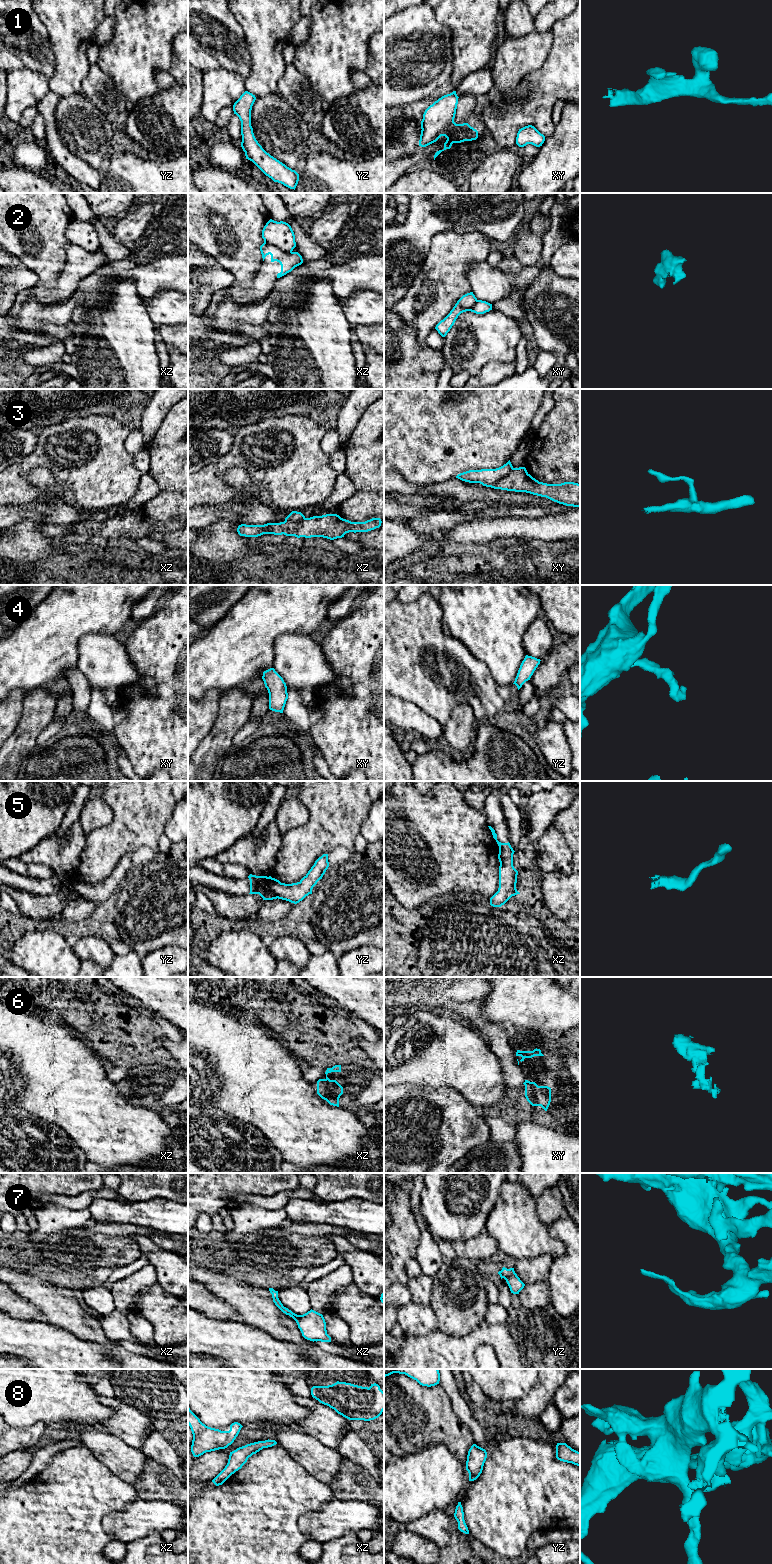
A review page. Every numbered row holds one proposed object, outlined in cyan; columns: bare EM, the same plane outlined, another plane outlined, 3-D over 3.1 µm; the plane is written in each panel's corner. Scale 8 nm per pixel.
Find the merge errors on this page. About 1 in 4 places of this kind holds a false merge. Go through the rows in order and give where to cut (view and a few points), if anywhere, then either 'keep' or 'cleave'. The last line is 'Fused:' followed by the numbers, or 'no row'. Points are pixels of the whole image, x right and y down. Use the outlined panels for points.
1: cut none; keep
2: cut xz (264, 242), (274, 245), (283, 251), (291, 252); cleave
3: cut xy (513, 468), (496, 482), (482, 484); cleave
4: cut none; keep
5: cut none; keep
6: cut none; keep
7: cut none; keep
8: cut none; keep
Fused: 2, 3

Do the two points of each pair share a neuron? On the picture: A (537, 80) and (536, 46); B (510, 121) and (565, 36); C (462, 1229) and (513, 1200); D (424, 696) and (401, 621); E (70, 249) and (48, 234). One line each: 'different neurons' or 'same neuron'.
A: different neurons
B: same neuron
C: different neurons
D: same neuron
E: different neurons

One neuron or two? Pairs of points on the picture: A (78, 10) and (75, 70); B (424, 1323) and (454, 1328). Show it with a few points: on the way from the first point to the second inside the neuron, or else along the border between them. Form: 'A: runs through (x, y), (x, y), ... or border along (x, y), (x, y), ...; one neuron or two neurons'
A: runs through (76, 25), (75, 55); one neuron
B: border along (429, 1305), (436, 1315), (437, 1329); two neurons

